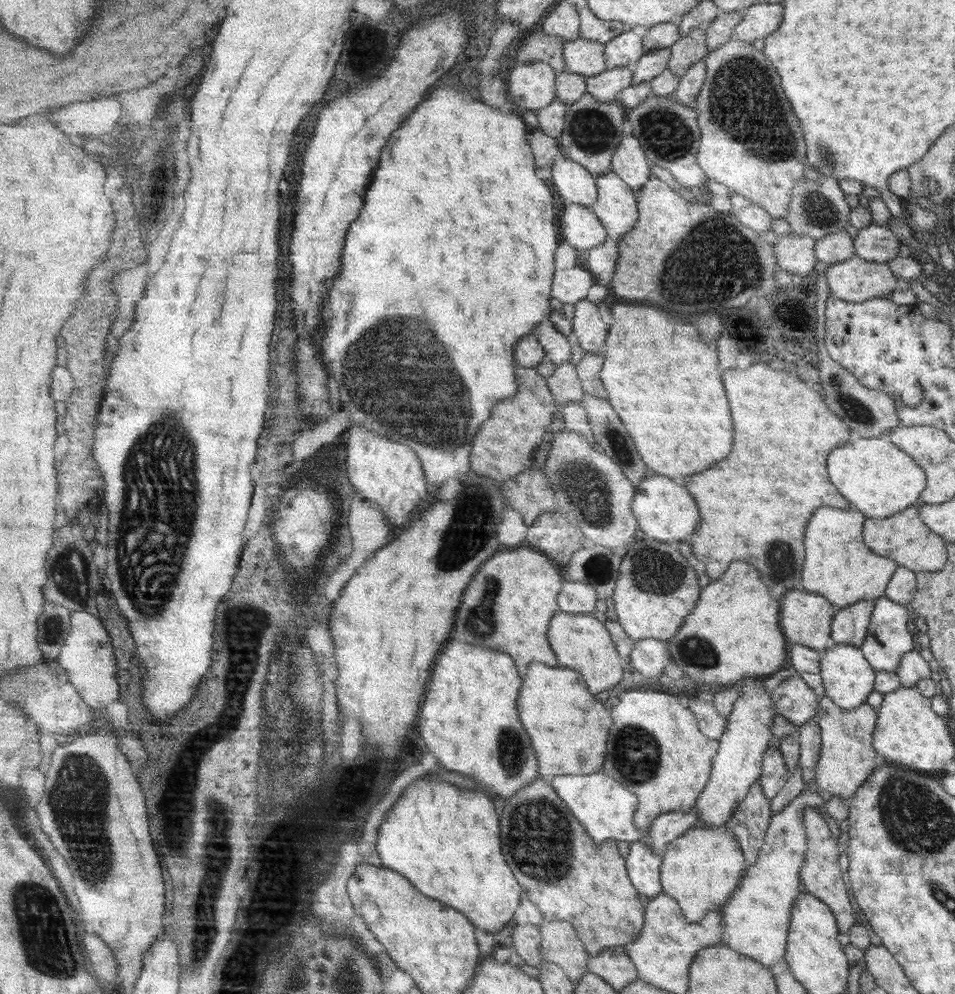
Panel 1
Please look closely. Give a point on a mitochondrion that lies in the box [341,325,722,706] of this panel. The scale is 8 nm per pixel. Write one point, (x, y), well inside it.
(586, 488)

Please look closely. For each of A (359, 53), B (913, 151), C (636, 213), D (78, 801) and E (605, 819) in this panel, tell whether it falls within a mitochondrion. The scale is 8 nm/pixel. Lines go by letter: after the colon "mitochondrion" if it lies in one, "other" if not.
A: other
B: other
C: other
D: mitochondrion
E: other

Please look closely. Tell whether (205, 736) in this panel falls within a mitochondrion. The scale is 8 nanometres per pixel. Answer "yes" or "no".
yes

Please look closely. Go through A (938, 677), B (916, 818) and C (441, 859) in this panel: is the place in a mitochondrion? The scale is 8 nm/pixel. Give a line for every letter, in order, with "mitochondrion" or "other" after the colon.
A: other
B: mitochondrion
C: other

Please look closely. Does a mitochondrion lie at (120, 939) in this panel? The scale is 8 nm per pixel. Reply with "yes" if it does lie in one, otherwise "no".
no

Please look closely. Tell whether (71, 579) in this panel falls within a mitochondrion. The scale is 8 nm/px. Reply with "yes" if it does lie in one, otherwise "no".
yes

